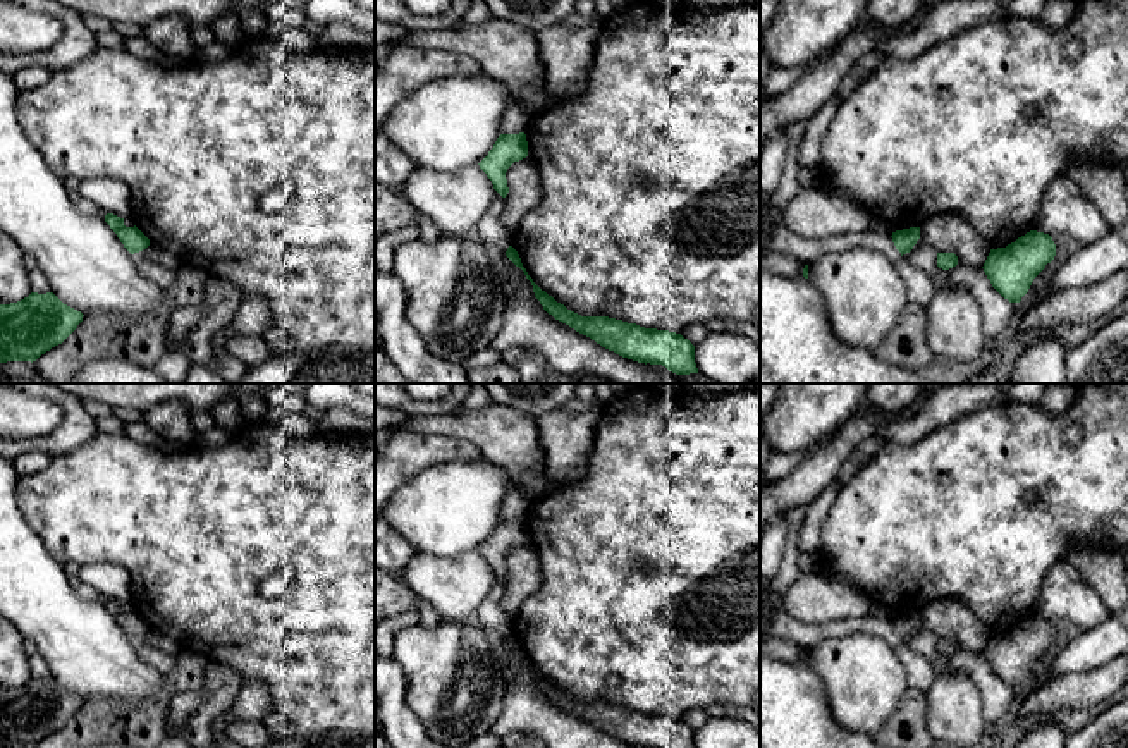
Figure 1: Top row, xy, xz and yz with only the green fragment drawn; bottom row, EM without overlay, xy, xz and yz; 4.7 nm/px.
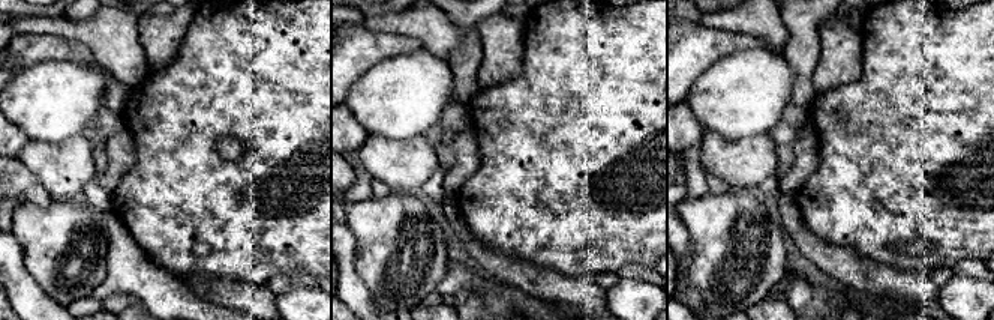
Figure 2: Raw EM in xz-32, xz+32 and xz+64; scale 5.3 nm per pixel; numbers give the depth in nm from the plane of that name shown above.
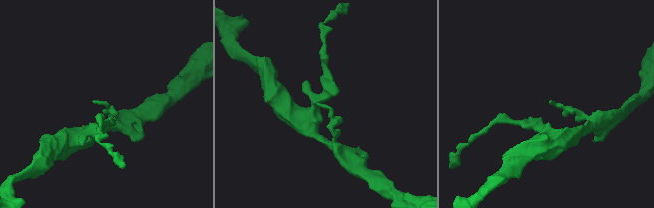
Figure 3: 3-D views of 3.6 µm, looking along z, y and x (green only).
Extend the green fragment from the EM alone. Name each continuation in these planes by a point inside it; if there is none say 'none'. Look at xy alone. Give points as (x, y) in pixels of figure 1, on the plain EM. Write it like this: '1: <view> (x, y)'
none

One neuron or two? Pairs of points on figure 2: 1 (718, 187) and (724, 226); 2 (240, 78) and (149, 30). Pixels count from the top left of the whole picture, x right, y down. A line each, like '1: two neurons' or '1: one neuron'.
1: two neurons
2: two neurons

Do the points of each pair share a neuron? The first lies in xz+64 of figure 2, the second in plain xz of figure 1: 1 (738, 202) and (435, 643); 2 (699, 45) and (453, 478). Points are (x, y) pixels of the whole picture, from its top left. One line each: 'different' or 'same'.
1: same
2: different

